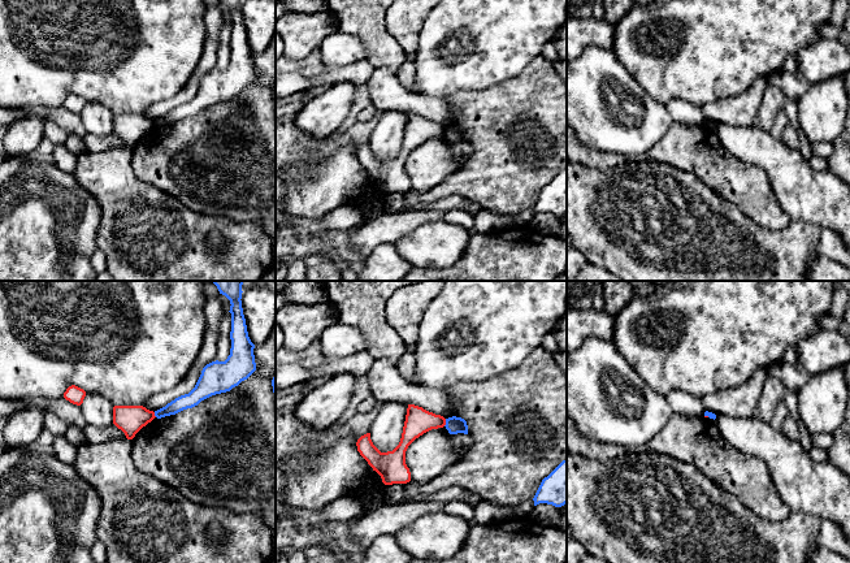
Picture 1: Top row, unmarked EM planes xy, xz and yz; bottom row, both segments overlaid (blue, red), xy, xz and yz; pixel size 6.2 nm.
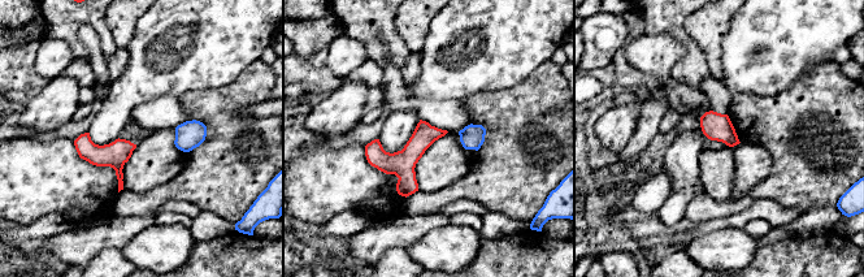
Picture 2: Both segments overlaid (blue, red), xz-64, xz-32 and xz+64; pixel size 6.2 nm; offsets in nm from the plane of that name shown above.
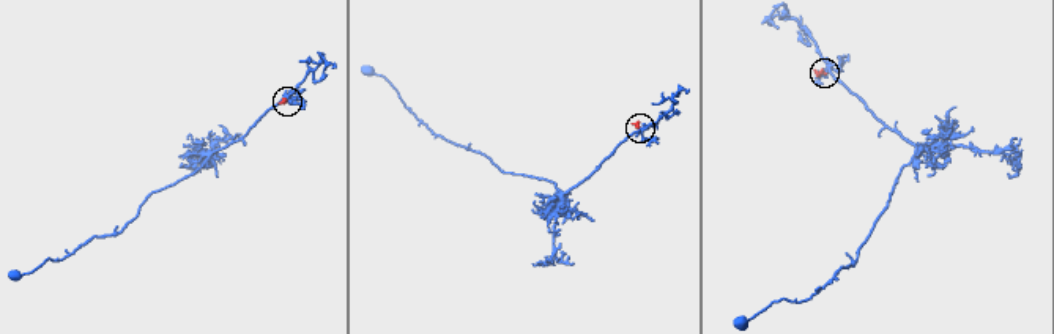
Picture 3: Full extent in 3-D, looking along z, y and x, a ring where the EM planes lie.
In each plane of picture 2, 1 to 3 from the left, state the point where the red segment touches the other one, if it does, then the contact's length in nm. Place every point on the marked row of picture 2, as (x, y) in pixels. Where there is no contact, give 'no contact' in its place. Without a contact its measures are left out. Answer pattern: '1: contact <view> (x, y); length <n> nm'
1: no contact
2: no contact
3: no contact

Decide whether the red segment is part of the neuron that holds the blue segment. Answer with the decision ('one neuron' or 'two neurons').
two neurons

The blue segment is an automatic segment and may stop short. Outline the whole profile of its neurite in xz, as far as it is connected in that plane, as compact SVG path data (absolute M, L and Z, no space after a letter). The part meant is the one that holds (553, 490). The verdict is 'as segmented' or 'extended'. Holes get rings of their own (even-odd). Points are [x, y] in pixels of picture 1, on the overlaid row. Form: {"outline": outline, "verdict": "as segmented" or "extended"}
{"outline": "M567 459L542 480L533 501L534 506L547 503L561 507L567 503Z", "verdict": "as segmented"}

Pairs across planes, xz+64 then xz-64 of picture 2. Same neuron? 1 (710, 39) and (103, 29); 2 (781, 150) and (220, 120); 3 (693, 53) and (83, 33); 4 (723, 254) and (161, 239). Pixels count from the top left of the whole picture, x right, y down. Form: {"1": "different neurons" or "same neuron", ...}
{"1": "different neurons", "2": "same neuron", "3": "different neurons", "4": "same neuron"}

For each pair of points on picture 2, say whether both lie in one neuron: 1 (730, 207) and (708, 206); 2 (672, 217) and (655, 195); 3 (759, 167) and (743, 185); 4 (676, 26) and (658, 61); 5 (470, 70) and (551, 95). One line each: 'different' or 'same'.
1: same
2: different
3: same
4: different
5: different

